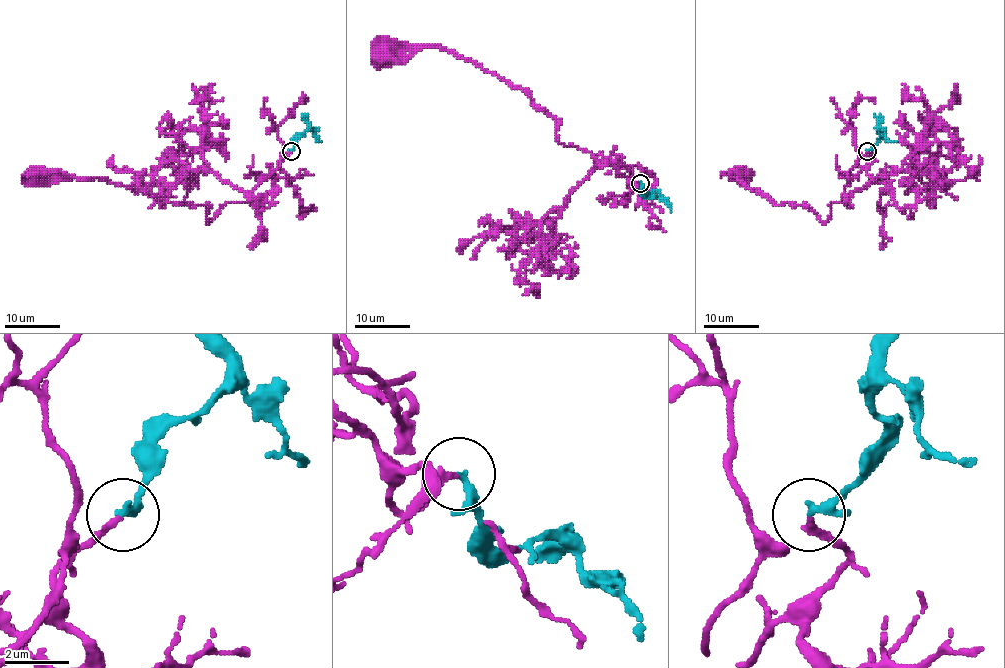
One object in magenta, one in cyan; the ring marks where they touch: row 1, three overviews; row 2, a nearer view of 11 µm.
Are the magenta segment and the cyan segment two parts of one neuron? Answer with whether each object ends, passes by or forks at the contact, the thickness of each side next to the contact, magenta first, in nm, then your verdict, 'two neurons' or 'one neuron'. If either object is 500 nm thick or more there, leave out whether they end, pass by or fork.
magenta ends there; cyan passes by; 200 nm thick on the magenta side, 180 nm on the other; one neuron

